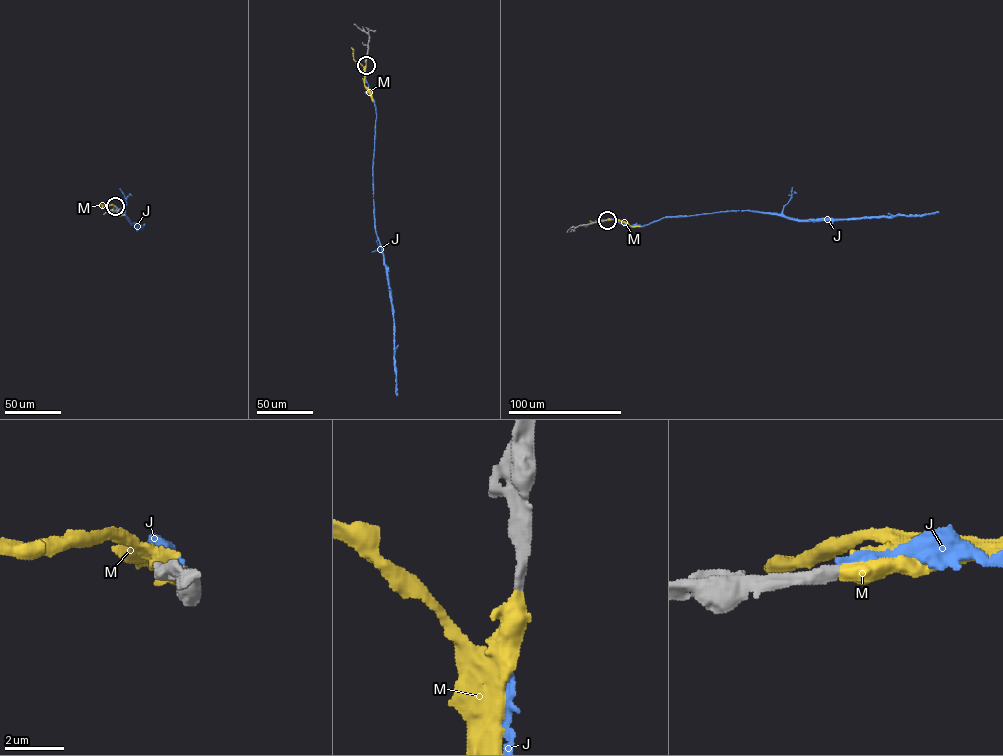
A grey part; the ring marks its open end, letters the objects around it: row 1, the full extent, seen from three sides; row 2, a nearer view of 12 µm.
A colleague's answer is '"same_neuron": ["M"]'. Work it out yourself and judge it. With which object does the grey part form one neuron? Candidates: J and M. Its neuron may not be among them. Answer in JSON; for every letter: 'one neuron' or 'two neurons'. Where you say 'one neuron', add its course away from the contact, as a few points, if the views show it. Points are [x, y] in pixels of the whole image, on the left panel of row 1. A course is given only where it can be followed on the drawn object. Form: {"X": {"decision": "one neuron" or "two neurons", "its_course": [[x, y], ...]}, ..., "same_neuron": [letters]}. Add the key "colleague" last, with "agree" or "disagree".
{"J": {"decision": "two neurons"}, "M": {"decision": "one neuron"}, "same_neuron": ["M"], "colleague": "agree"}

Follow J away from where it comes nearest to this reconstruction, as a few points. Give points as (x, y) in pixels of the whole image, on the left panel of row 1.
J: (115, 206), (117, 214), (123, 214), (124, 208), (121, 207), (130, 222), (142, 229), (143, 226)

